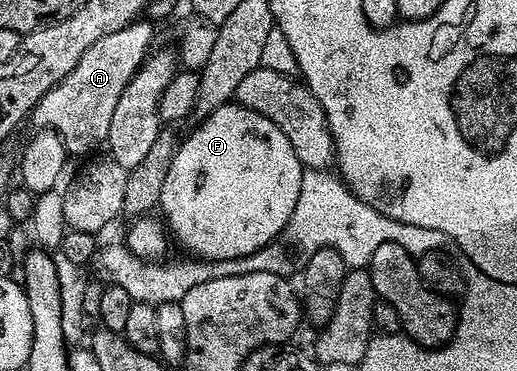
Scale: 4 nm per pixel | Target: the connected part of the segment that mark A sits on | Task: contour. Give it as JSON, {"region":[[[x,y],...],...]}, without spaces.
{"region":[[[139,19],[120,31],[112,31],[112,35],[96,39],[68,76],[38,100],[32,114],[35,126],[58,133],[71,154],[86,153],[97,145],[101,146],[108,135],[116,102],[151,52],[154,29],[149,23],[149,20]]]}

